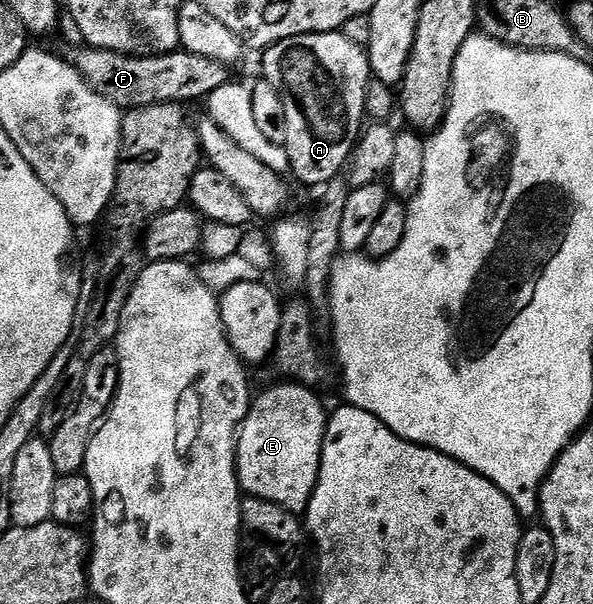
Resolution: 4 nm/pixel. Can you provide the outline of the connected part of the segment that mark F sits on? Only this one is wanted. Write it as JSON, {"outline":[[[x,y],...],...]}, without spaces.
{"outline":[[[81,45],[78,51],[67,55],[67,59],[92,91],[99,93],[99,97],[111,101],[111,105],[121,108],[122,112],[134,111],[136,107],[146,107],[156,103],[190,105],[189,103],[195,102],[196,99],[205,101],[211,93],[215,92],[215,89],[220,89],[223,85],[231,82],[230,64],[220,63],[211,57],[199,57],[199,53],[191,53],[184,49],[168,51],[165,55],[156,53],[125,55],[121,51],[108,51],[107,49]]]}

